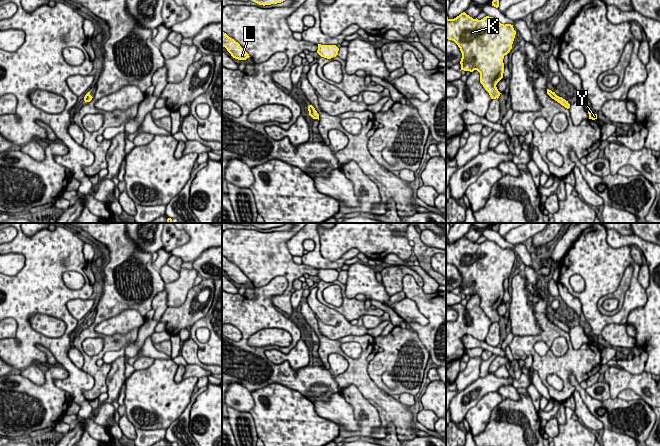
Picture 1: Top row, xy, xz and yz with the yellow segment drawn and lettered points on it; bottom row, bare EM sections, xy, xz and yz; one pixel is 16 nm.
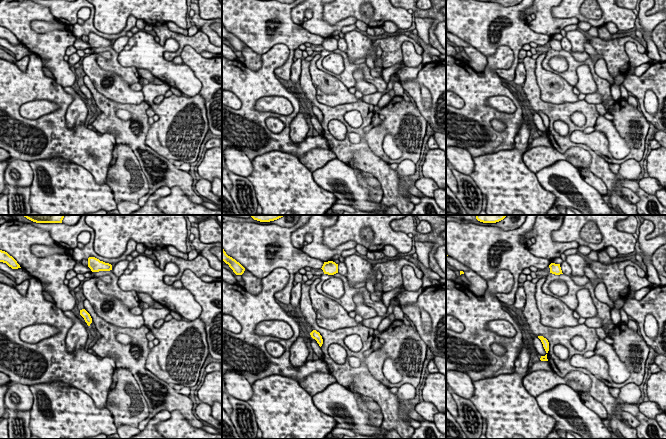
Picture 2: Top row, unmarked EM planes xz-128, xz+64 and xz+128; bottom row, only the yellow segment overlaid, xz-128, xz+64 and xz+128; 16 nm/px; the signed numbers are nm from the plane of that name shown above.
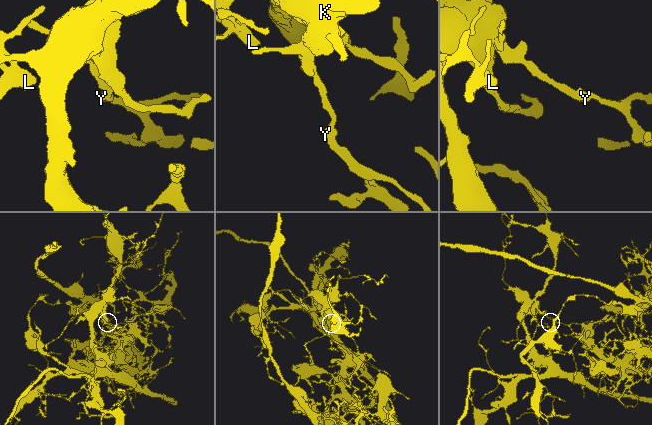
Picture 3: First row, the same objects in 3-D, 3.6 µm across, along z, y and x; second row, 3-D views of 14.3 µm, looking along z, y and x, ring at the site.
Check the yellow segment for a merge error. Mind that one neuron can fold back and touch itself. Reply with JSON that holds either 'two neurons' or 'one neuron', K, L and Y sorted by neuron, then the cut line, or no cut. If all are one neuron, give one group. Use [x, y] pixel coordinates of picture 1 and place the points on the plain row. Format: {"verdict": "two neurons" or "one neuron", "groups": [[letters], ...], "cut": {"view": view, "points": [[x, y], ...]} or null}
{"verdict": "two neurons", "groups": [["K", "L"], ["Y"]], "cut": {"view": "yz", "points": [[558, 320], [555, 324]]}}

